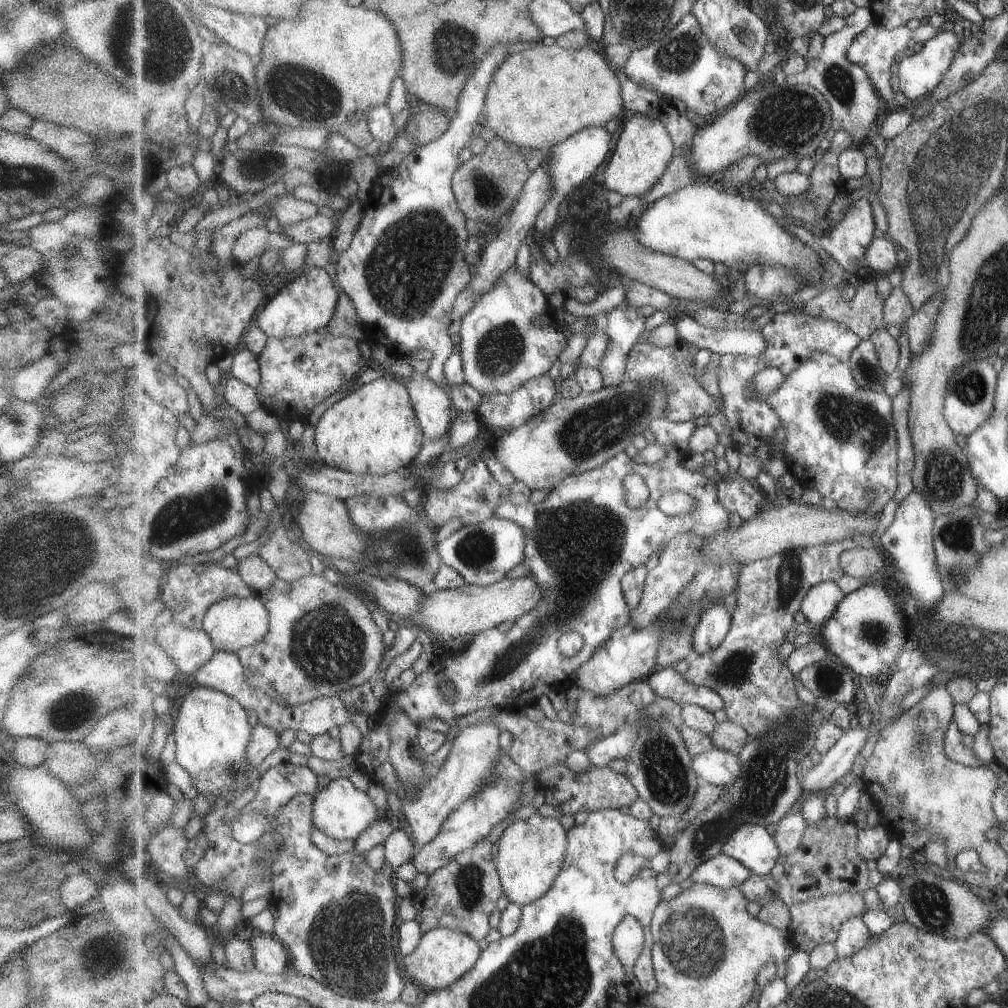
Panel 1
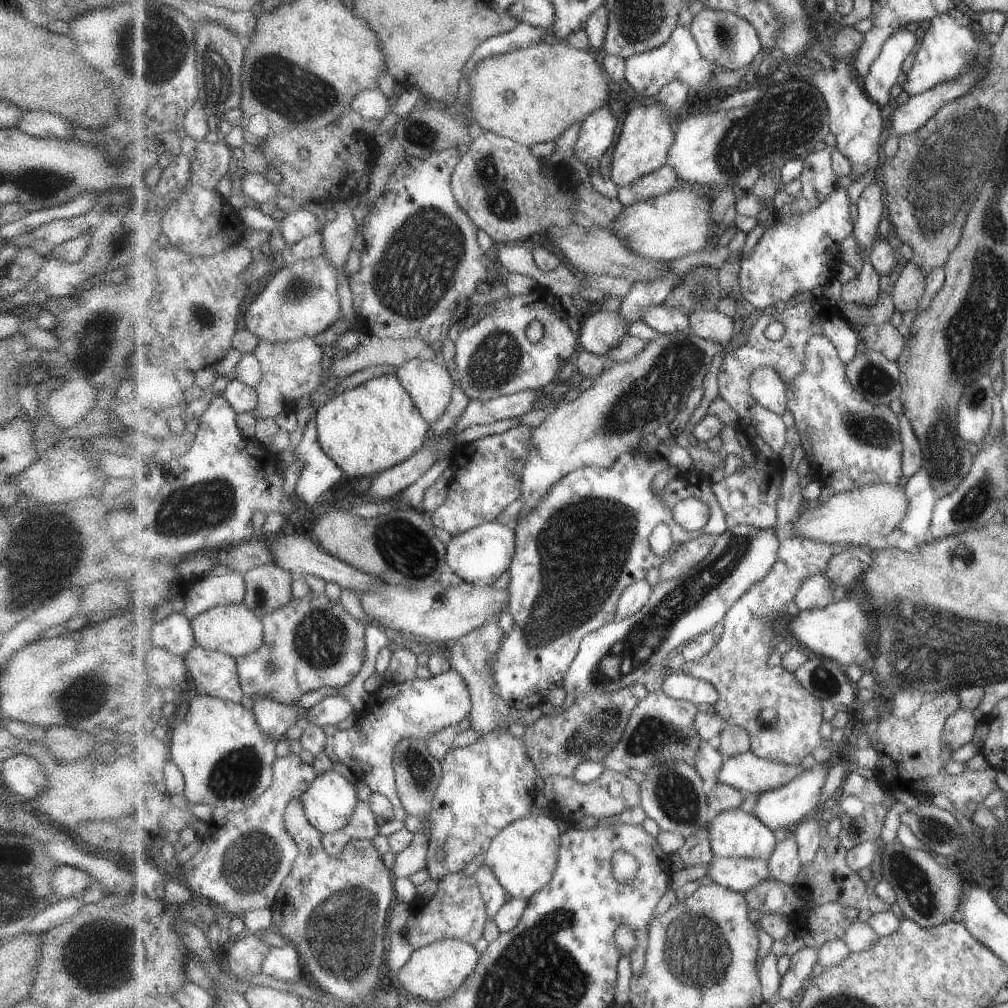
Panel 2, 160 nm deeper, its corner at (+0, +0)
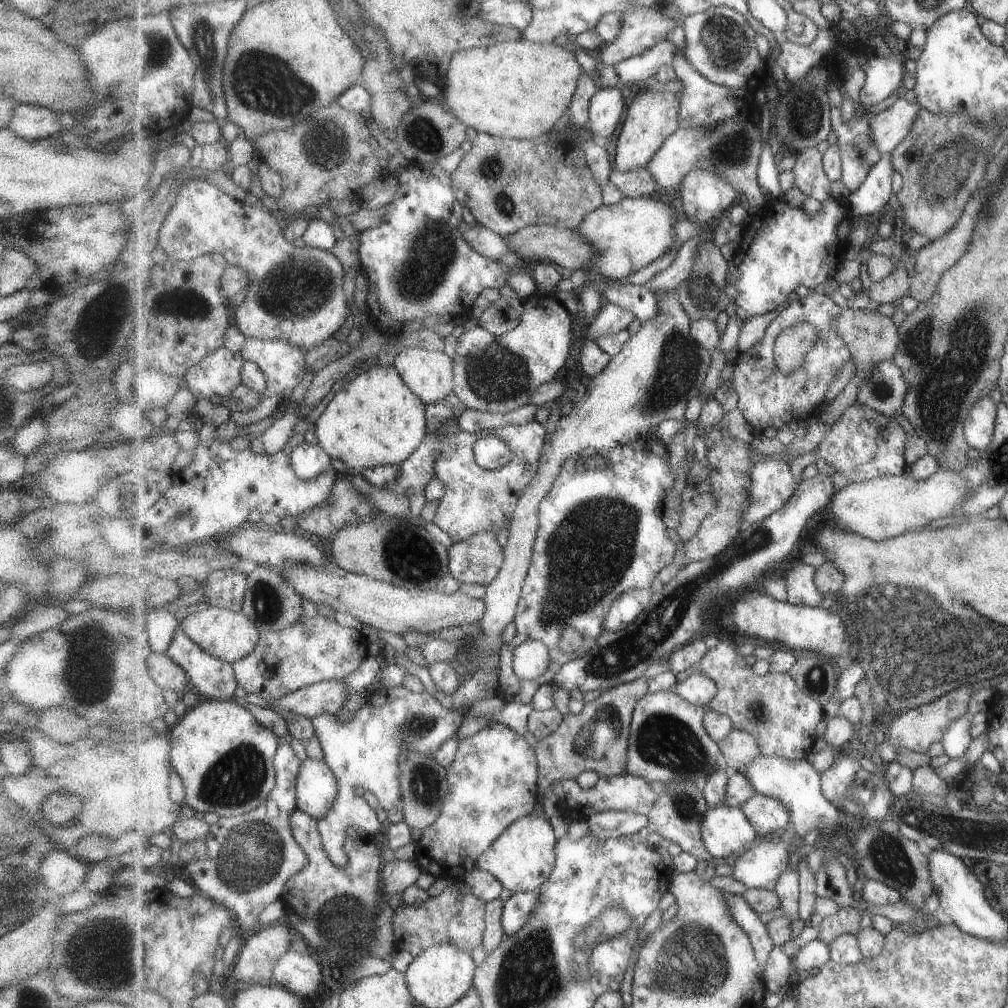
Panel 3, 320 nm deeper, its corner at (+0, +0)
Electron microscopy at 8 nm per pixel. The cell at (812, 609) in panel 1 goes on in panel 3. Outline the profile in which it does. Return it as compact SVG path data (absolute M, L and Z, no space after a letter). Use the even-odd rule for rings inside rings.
M793 561L786 574L784 574L784 584L786 587L786 600L794 605L817 606L823 598L818 591L814 576L816 568Z

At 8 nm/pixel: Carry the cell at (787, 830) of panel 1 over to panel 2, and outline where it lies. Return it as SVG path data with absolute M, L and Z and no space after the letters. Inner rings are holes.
M793 830L787 831L785 838L775 847L769 862L770 878L775 878L792 887L795 886L797 876L803 867L796 842Z

